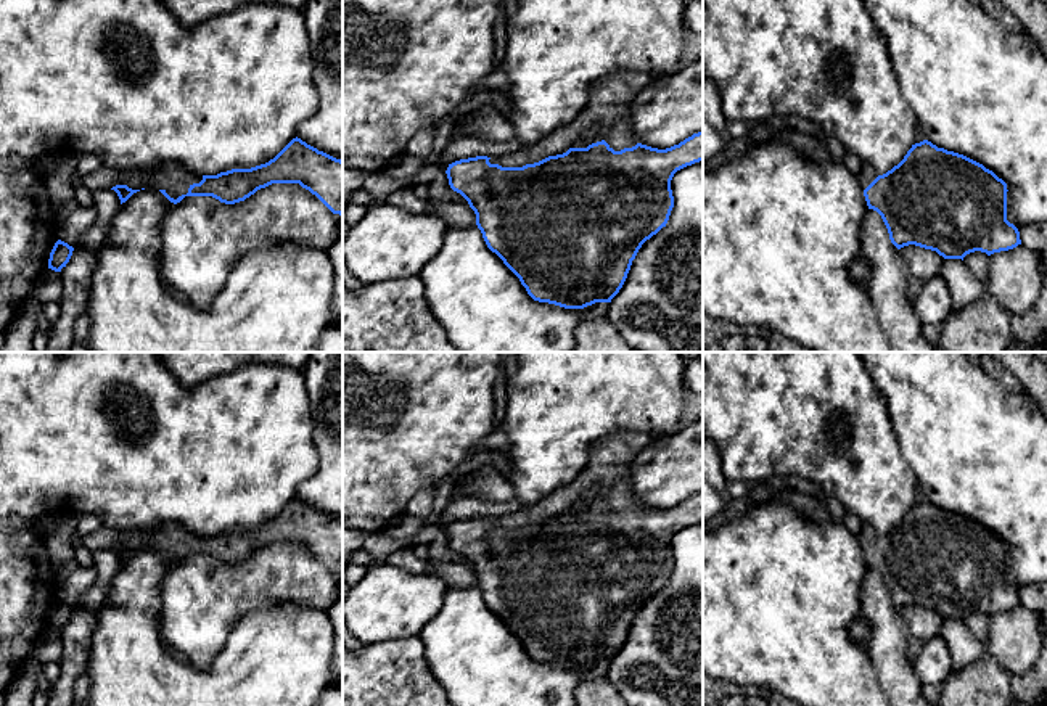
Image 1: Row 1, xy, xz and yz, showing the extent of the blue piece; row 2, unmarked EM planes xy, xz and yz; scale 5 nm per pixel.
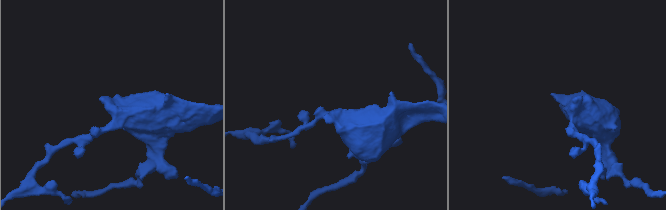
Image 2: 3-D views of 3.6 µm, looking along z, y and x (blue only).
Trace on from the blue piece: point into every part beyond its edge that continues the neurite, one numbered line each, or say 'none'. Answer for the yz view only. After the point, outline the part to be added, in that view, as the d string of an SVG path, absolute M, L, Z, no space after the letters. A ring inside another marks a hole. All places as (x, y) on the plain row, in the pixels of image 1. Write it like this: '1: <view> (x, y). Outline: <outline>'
1: yz (867, 534). Outline: M862 524L862 529L857 536L859 545L865 550L878 537L877 531L870 524Z

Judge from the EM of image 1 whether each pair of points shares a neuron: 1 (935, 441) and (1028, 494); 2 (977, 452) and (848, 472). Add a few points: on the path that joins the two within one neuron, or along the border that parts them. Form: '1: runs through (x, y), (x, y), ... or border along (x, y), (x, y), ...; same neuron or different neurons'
1: runs through (957, 441), (968, 441), (1005, 472); same neuron
2: border along (893, 426), (901, 455), (919, 488); different neurons

